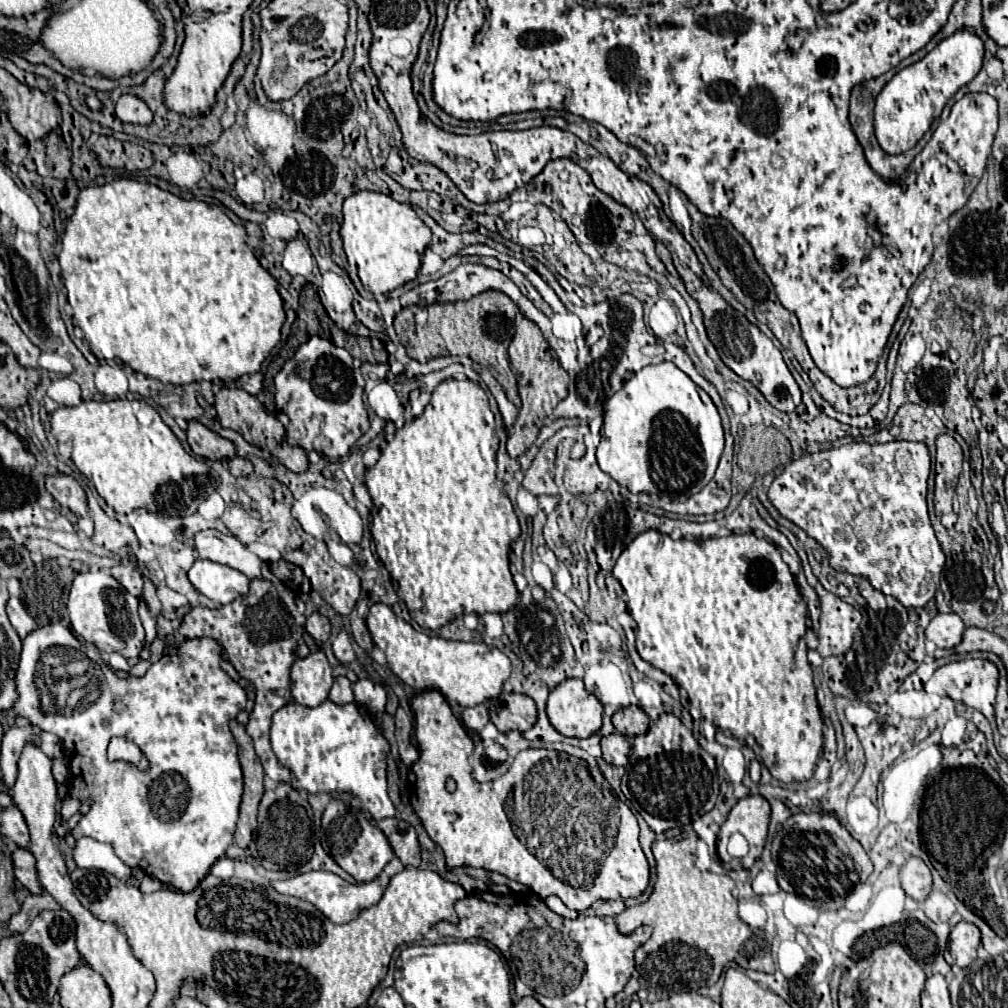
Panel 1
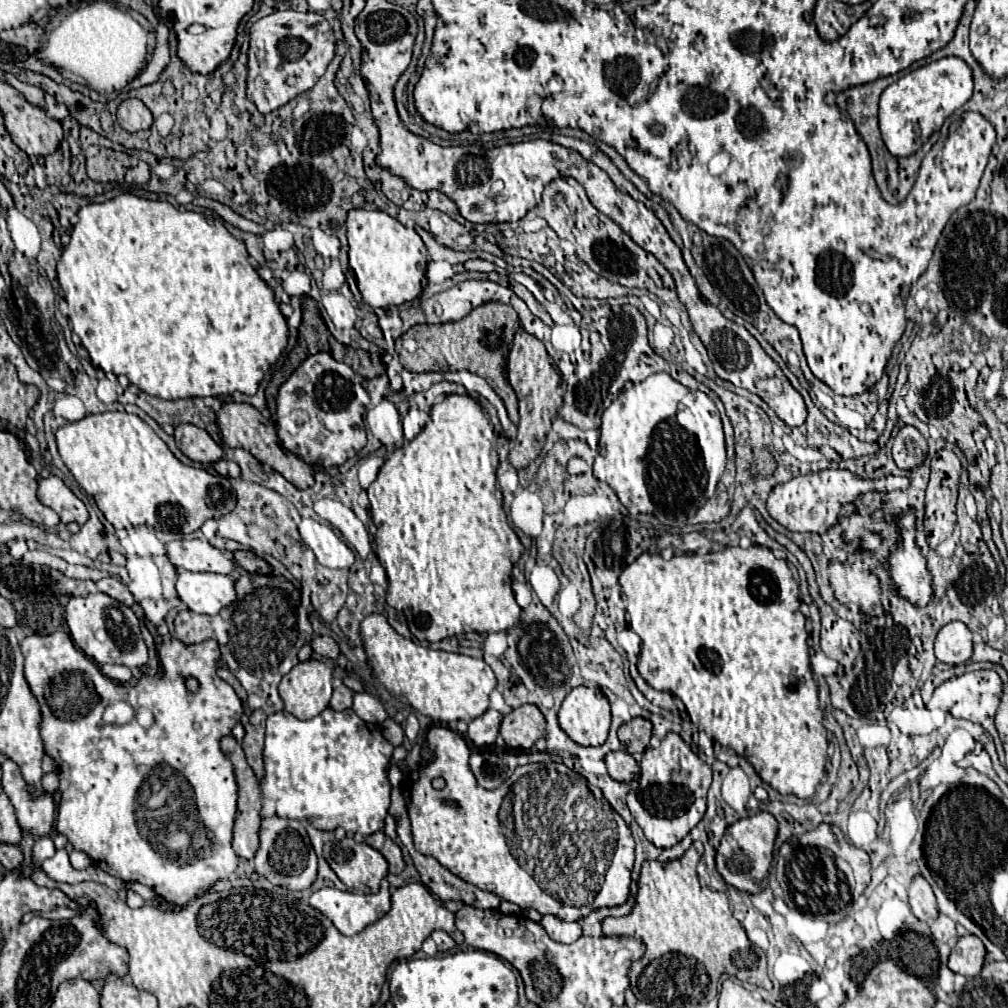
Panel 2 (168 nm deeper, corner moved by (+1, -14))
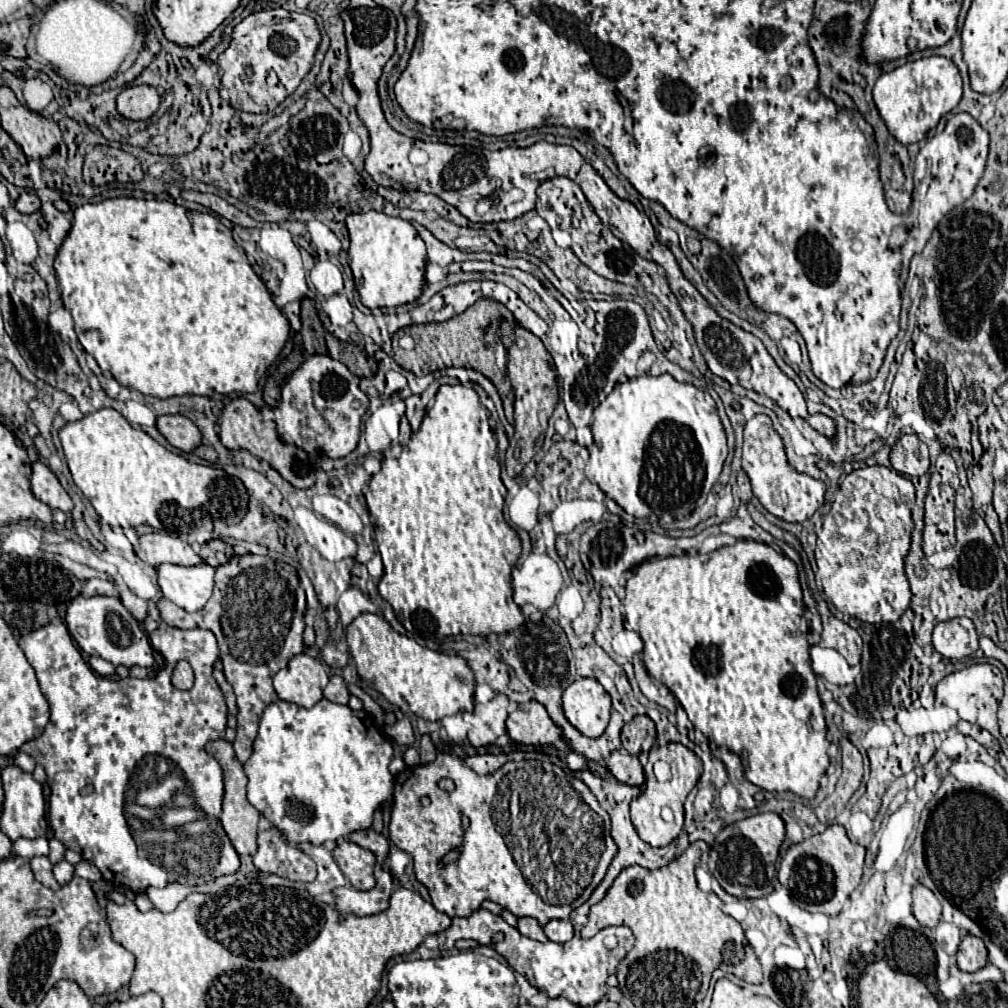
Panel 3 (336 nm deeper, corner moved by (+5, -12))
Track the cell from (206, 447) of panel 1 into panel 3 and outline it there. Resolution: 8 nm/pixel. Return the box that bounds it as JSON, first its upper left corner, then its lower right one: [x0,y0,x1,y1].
[158,415,202,451]

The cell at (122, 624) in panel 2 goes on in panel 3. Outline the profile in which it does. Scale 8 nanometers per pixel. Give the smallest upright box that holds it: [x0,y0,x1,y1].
[66,597,154,667]

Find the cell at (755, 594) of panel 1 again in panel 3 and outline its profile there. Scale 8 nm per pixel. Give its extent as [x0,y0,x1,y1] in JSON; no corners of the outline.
[624,539,830,799]

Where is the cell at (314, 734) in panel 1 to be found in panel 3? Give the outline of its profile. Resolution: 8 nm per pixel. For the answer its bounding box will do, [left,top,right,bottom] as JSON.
[244,699,394,845]

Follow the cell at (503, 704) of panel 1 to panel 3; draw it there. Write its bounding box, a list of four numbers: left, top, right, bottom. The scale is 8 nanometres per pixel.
[506,701,560,745]

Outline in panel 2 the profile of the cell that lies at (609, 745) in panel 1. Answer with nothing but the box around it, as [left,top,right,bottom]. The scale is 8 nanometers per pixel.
[606,751,640,783]

